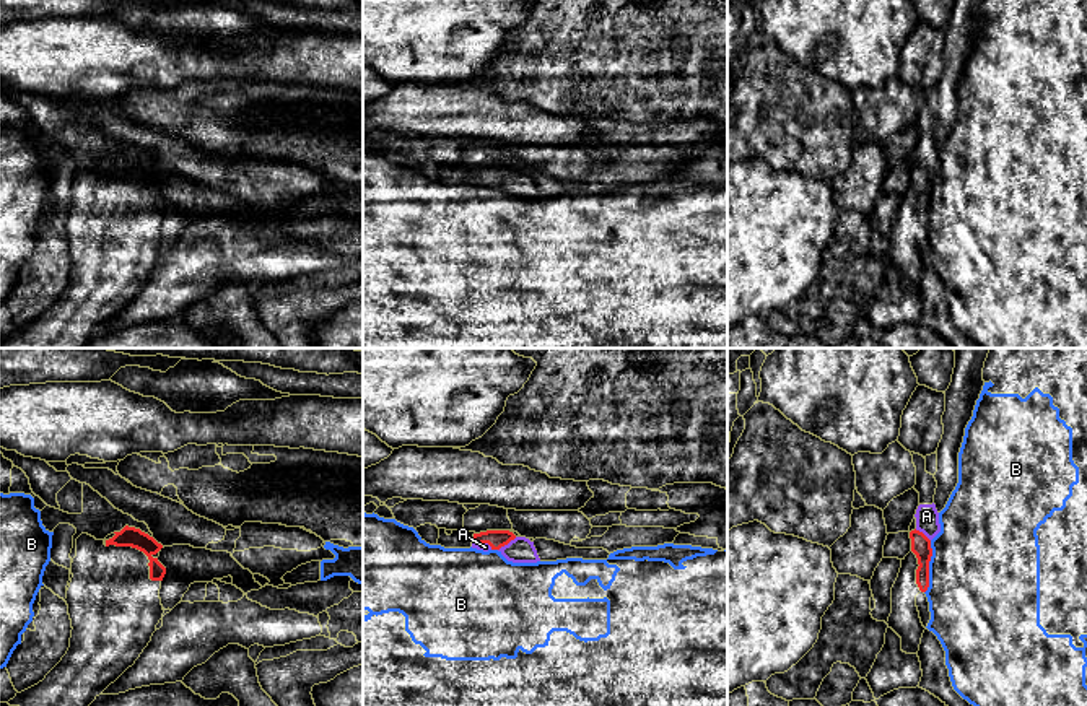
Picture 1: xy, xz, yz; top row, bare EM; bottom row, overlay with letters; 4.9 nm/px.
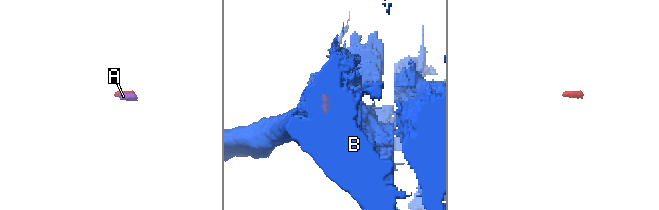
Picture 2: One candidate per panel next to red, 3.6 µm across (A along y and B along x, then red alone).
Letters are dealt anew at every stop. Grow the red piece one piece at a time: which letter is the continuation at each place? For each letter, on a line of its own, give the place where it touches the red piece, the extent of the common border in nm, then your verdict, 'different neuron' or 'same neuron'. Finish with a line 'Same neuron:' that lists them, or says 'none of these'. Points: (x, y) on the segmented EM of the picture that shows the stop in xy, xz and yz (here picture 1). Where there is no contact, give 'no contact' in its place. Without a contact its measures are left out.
A: contact xz (506, 544); length 120 nm; same neuron
B: contact yz (928, 566); length 260 nm; different neuron
Same neuron: A

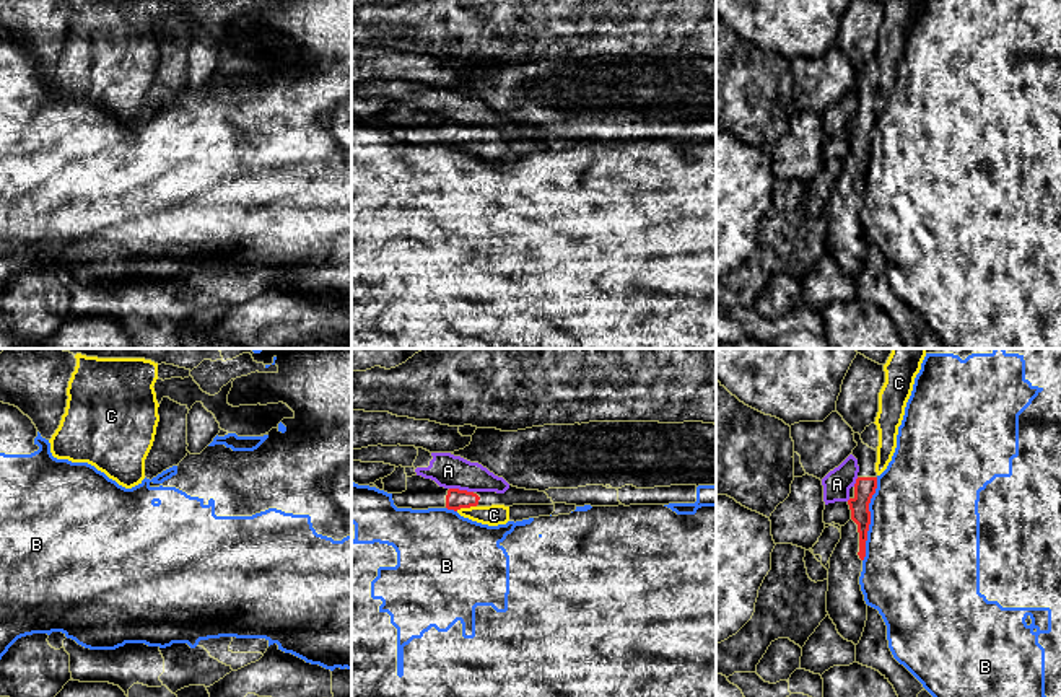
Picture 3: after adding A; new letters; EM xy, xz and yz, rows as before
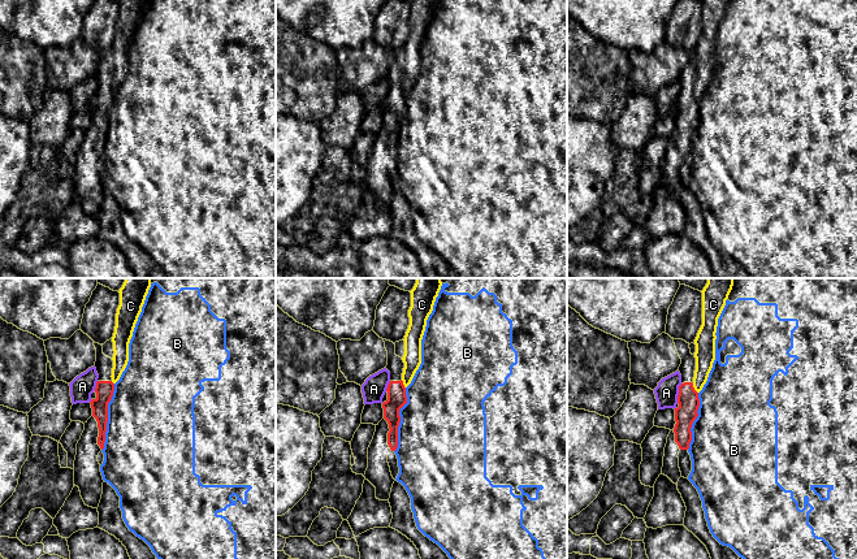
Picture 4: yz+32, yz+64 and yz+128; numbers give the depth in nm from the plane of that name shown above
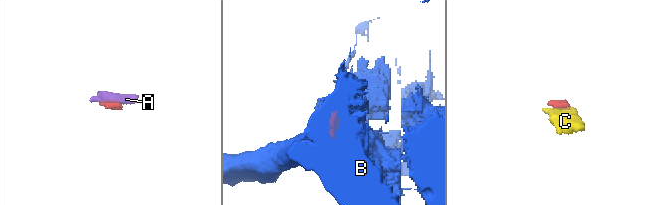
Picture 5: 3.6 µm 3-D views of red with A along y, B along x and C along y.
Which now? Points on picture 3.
A: contact xz (461, 490); length 120 nm; different neuron
B: contact yz (869, 520); length 420 nm; different neuron
C: contact xz (466, 507); length 110 nm; same neuron
Same neuron: C

